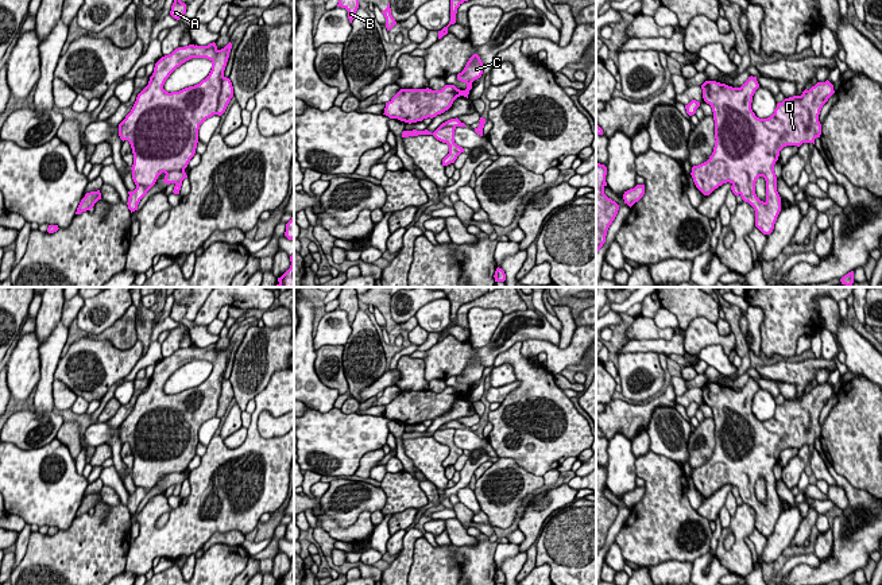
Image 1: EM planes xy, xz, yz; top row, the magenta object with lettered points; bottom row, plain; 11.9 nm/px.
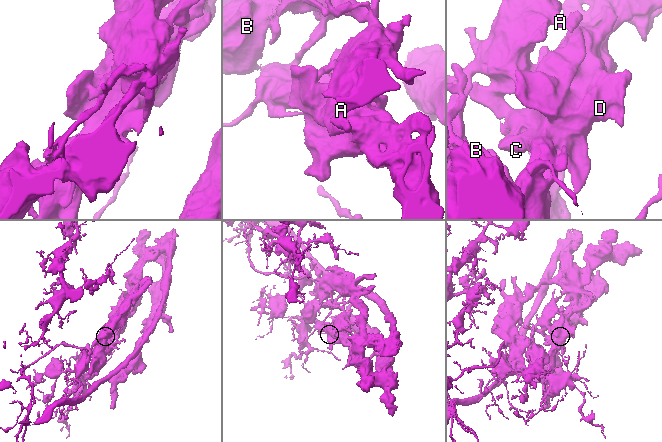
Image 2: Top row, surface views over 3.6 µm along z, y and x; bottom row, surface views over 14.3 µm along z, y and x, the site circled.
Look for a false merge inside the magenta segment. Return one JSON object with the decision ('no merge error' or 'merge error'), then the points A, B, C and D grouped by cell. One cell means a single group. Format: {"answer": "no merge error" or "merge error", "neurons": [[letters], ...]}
{"answer": "merge error", "neurons": [["A", "B"], ["C", "D"]]}

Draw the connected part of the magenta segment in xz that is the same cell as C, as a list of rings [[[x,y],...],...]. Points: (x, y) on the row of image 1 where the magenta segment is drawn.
[[[473,54],[467,62],[464,70],[457,74],[457,80],[467,84],[465,90],[454,85],[445,85],[441,90],[426,89],[401,89],[388,102],[384,113],[390,119],[398,119],[405,123],[417,123],[423,119],[433,119],[448,111],[453,101],[464,96],[468,98],[472,82],[481,77],[484,65],[477,54]]]

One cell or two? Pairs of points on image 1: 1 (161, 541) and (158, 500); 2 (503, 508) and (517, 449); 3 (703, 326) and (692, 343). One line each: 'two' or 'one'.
1: one
2: two
3: one

